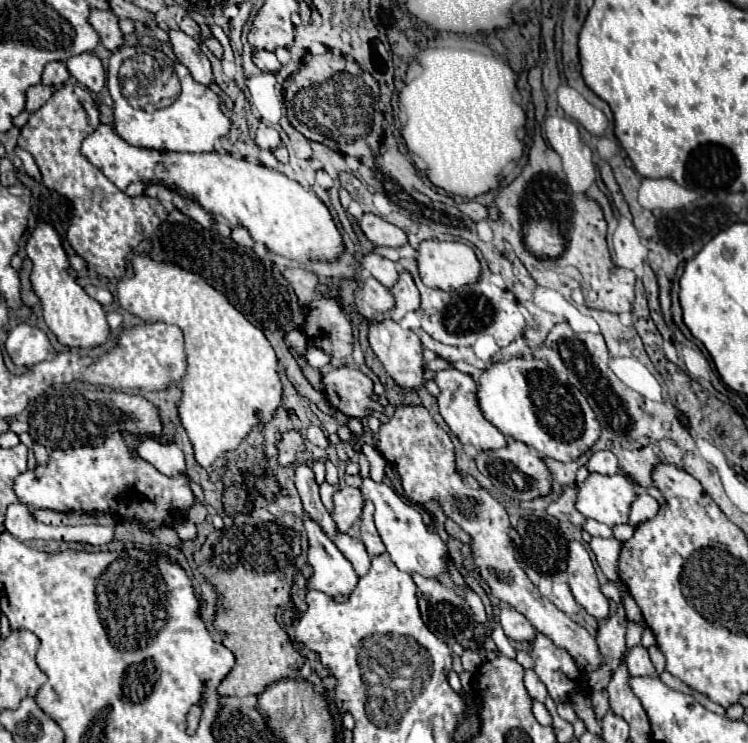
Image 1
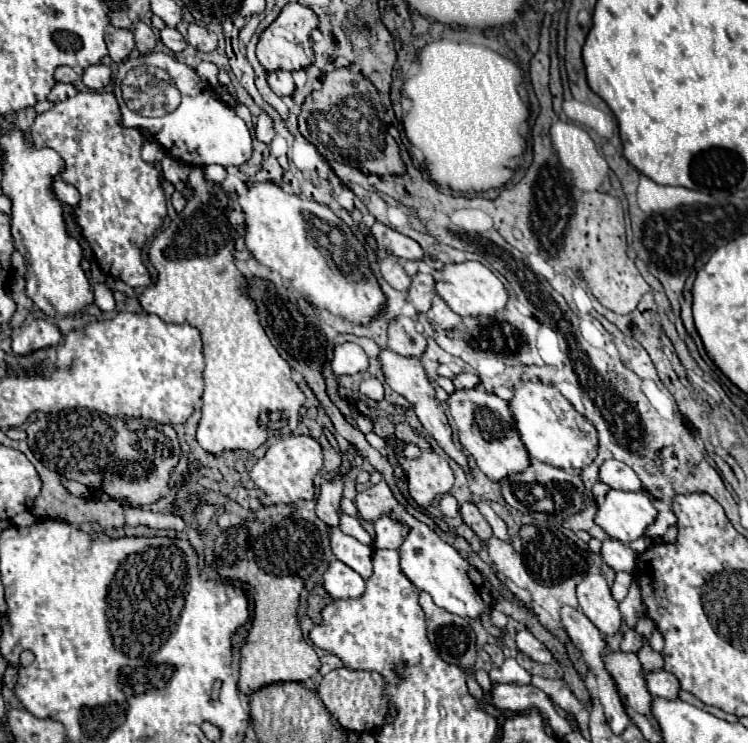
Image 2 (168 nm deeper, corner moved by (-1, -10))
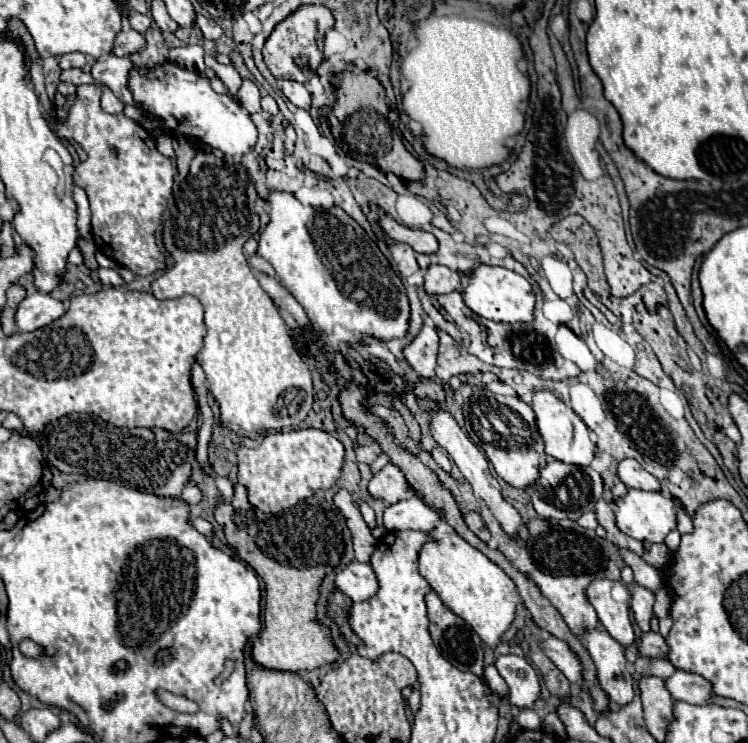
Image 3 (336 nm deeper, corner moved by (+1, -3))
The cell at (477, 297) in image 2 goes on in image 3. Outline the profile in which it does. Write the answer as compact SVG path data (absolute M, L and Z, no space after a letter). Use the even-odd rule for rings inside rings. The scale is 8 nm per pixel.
M479 264L467 276L467 286L463 286L463 302L471 308L477 316L495 320L495 322L529 322L533 318L535 296L531 292L531 284L527 278L499 266Z

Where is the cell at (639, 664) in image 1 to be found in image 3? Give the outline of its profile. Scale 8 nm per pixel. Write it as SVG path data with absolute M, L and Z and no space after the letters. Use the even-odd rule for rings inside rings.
M677 670L673 676L665 678L665 688L675 700L689 704L709 704L709 696L713 694L705 678L685 670Z

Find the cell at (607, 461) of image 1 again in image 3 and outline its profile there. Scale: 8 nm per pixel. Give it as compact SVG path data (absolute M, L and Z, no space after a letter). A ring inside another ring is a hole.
M631 458L619 460L615 474L627 488L655 490L655 492L659 490L659 480L655 476L651 476L647 470L643 470L637 460L631 460Z

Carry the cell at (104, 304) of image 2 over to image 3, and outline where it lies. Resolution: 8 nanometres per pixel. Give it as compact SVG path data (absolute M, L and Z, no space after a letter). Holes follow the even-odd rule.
M97 268L97 280L95 282L103 284L103 286L111 286L111 288L121 288L125 284L115 270L105 270L105 268Z

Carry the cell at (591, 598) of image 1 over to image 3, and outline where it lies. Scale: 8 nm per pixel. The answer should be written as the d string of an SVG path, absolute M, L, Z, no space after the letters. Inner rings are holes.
M593 580L587 590L587 600L597 612L605 630L623 646L635 642L633 626L629 620L629 588L615 580Z

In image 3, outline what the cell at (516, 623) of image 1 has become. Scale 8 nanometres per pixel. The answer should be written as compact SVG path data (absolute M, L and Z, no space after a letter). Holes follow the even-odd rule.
M551 636L551 638L541 640L539 646L545 652L545 656L567 676L569 682L581 684L581 664L579 664L577 656L573 656L573 652L569 650L569 646L563 640Z

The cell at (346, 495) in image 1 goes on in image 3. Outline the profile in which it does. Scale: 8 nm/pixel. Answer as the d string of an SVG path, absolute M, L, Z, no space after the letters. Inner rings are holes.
M385 466L381 472L373 474L367 490L371 498L383 500L385 504L395 504L399 500L415 496L409 484L405 484L405 476L397 466Z

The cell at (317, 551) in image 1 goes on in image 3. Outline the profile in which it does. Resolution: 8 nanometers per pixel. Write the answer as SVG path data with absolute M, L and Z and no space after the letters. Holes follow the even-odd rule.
M353 560L335 574L335 586L353 602L361 602L373 596L373 592L377 592L377 578L373 576L369 564Z

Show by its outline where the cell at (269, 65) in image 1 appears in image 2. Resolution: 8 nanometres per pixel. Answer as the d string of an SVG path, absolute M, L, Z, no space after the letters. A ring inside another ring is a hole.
M277 70L269 73L269 86L279 97L291 97L295 93L295 81L289 71Z

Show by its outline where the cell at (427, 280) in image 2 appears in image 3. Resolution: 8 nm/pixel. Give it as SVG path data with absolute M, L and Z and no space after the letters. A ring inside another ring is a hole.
M431 264L425 272L423 278L423 290L427 294L447 294L453 290L461 288L461 278L457 272L441 266L441 264Z

